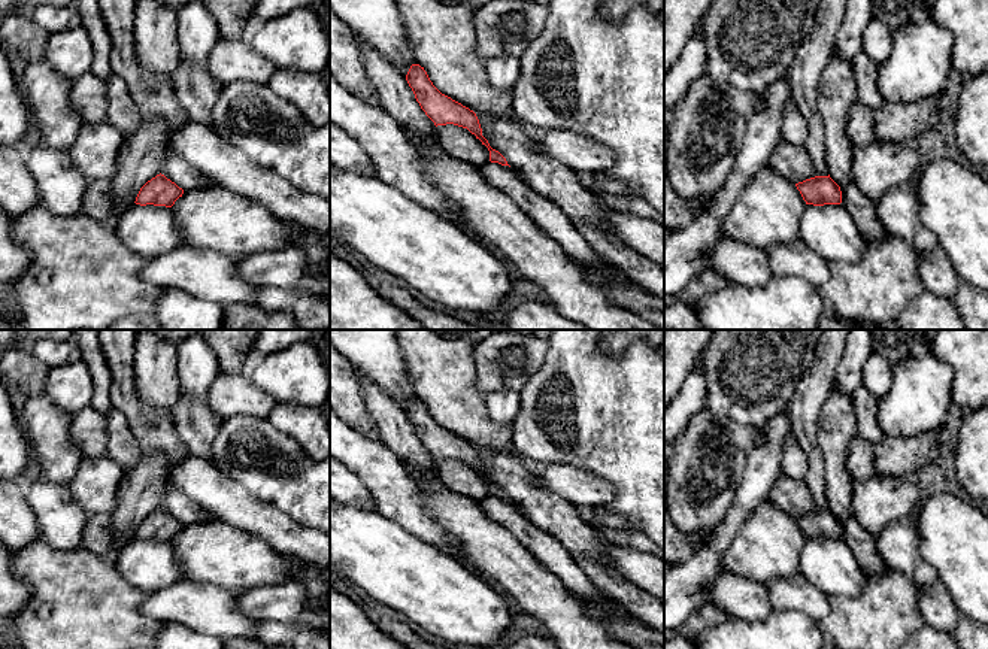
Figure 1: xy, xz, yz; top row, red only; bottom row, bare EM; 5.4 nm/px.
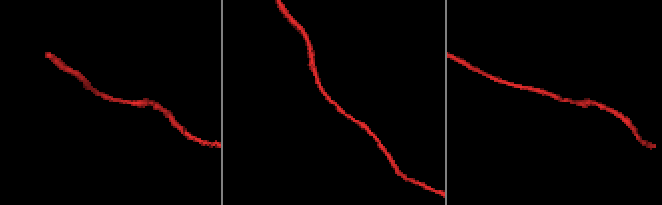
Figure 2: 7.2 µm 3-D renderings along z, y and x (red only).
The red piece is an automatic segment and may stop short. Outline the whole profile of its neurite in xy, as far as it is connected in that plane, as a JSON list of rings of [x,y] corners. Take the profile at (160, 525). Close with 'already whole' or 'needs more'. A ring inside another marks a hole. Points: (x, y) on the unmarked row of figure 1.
[[[160,507],[140,522],[134,537],[172,542],[182,528],[182,522]]] | already whole

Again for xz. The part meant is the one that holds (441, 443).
[[[412,398],[406,415],[412,422],[416,436],[434,460],[454,458],[467,463],[476,470],[490,485],[490,495],[501,500],[509,500],[506,492],[493,483],[488,474],[482,470],[479,454],[473,445],[442,428],[430,415],[427,406],[419,398]]] | already whole

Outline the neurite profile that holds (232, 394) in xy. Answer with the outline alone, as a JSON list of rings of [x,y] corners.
[[[219,373],[209,388],[209,406],[221,418],[246,415],[270,421],[316,463],[330,457],[330,427],[319,407],[276,401],[243,374]]]

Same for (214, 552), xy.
[[[209,518],[184,525],[172,545],[185,580],[245,591],[285,583],[291,564],[251,531]]]

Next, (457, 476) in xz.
[[[446,458],[434,464],[439,480],[460,495],[482,501],[490,495],[488,482],[467,463]]]

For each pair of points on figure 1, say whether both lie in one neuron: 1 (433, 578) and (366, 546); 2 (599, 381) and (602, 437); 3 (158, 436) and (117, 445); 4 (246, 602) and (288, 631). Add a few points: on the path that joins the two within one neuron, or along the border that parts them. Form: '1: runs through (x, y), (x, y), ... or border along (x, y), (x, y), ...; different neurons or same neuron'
1: runs through (417, 578), (399, 570), (382, 558); same neuron
2: runs through (599, 394), (602, 424); same neuron
3: border along (120, 409), (142, 448); different neurons
4: border along (257, 619), (303, 622), (308, 627); different neurons

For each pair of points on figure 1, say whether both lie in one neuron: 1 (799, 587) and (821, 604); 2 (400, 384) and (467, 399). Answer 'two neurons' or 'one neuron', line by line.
1: one neuron
2: two neurons

